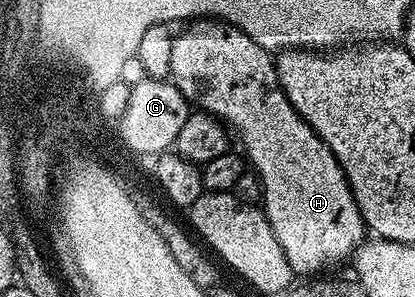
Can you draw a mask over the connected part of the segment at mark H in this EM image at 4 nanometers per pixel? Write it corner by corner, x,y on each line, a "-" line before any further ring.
200,18
185,28
188,29
181,36
179,33
172,42
170,79
187,98
189,105
216,117
231,129
235,139
236,136
240,139
239,147
260,181
264,216
270,222
270,230
274,230
274,238
278,238
278,246
282,246
282,254
286,254
286,262
293,273
320,274
323,268
332,268
347,256
349,259
366,239
364,219
354,202
346,174
334,158
330,146
322,142
318,133
300,117
298,110
294,110
286,98
278,82
273,53
223,20

